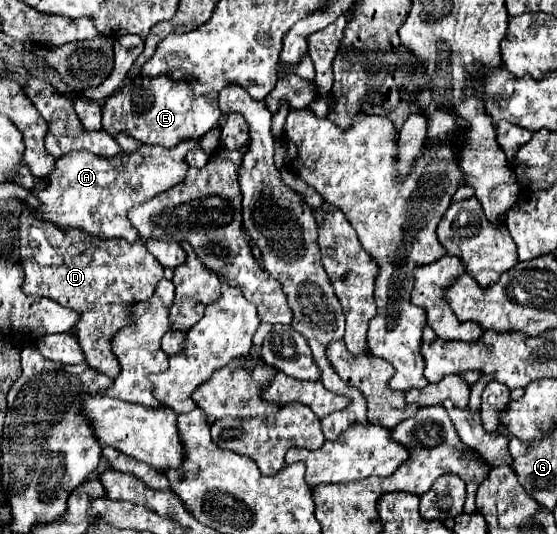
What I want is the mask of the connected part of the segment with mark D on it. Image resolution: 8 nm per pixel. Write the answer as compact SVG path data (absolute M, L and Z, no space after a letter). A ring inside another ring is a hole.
M27 207L19 217L19 237L21 237L21 267L25 271L23 291L25 295L41 295L57 301L63 307L69 307L79 313L79 321L71 329L75 339L79 339L85 363L95 371L115 379L119 375L119 363L111 353L111 337L129 323L129 305L145 301L153 295L155 285L163 279L163 267L147 251L145 243L127 243L125 239L93 239L83 231L61 231L53 223L45 223L35 217Z

